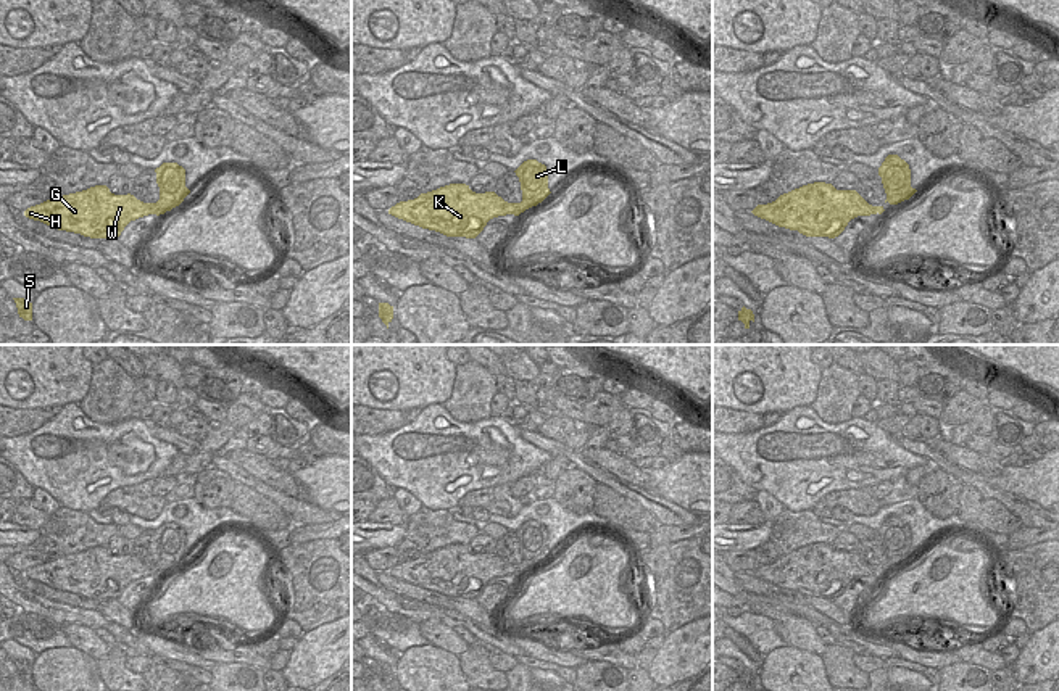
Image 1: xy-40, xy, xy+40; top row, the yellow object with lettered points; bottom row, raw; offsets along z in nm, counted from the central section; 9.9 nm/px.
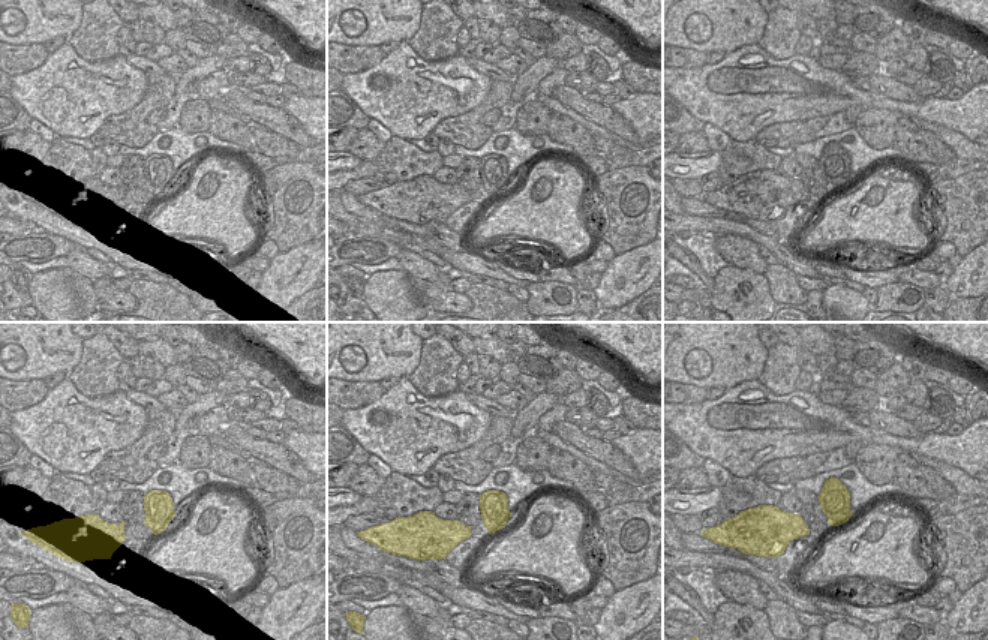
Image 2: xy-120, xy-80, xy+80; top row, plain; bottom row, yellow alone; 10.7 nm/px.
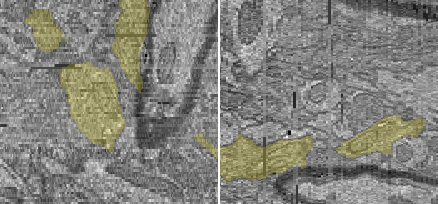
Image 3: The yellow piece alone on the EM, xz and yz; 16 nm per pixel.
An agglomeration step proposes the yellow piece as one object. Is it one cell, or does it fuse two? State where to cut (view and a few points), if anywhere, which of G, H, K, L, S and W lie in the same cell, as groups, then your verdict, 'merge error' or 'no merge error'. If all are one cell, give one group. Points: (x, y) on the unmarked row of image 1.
cut in xy along (523, 558), (532, 559), (537, 564); G H K S W / L; merge error

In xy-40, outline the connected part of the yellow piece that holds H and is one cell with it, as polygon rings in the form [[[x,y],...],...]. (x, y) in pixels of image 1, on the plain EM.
[[[106,546],[47,561],[24,572],[29,580],[90,599],[118,599],[131,581],[148,575],[161,575],[158,564],[143,564],[131,554],[114,556]]]

